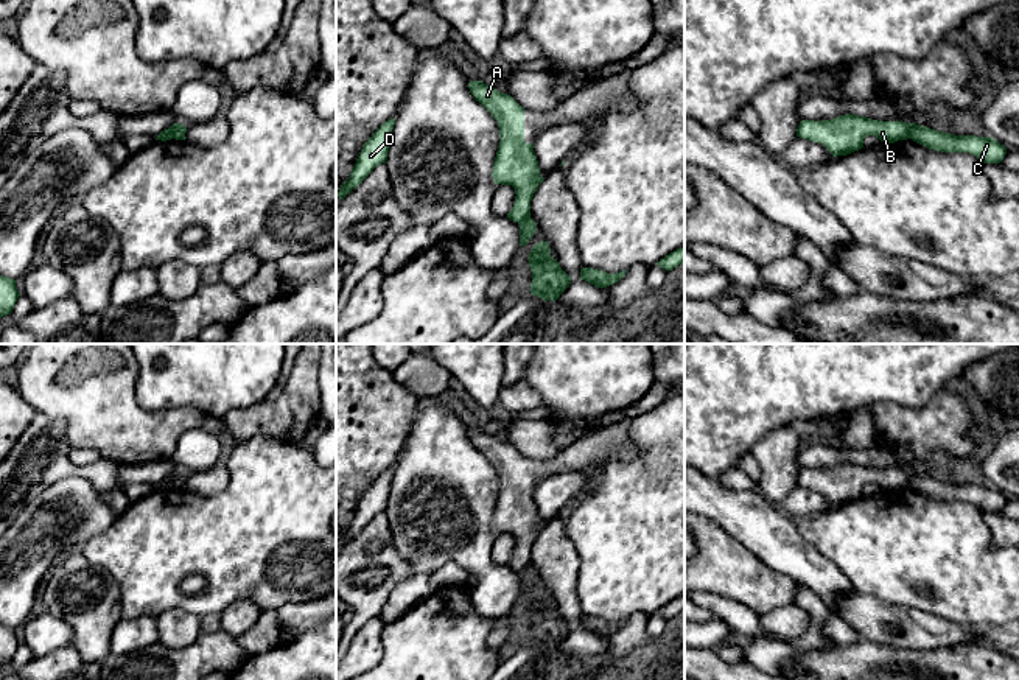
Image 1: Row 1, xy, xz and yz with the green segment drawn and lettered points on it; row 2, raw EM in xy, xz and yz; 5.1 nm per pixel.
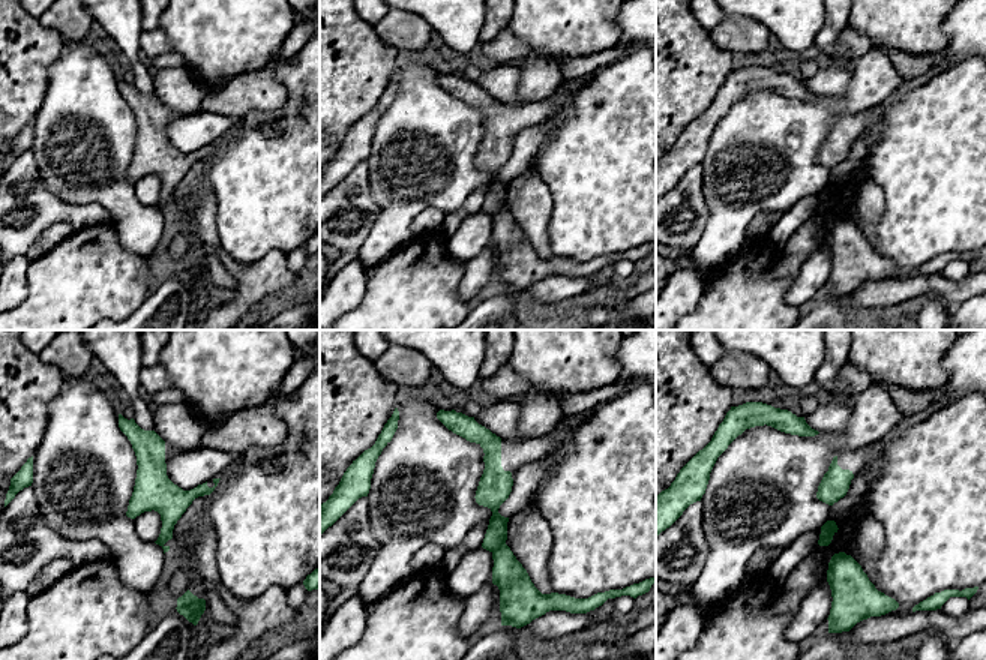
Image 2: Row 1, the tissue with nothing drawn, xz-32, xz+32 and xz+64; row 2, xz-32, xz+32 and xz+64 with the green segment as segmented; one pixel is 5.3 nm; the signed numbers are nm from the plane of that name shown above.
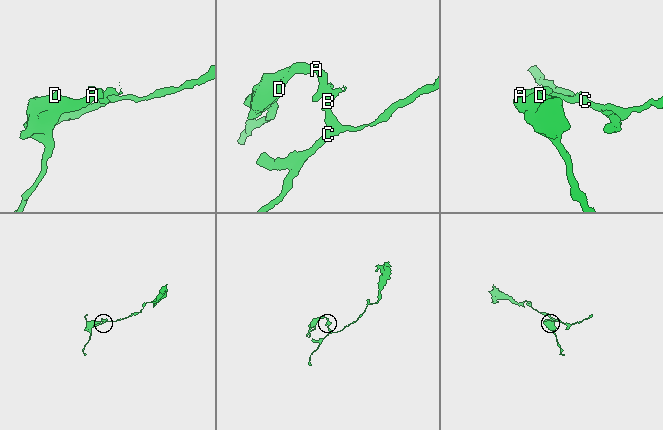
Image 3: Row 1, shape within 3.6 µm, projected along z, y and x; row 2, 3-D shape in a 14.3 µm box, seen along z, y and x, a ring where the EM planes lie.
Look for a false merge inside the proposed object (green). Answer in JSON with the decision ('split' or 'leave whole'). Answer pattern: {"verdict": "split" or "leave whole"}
{"verdict": "split"}

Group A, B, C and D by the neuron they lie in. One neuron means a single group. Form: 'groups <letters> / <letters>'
groups A B D / C

